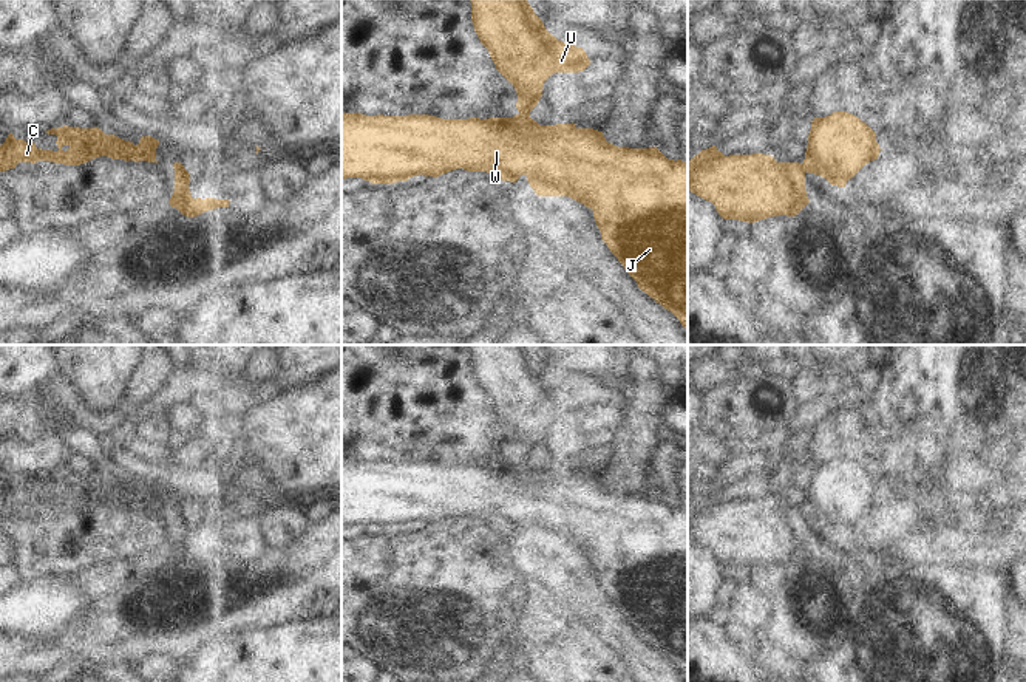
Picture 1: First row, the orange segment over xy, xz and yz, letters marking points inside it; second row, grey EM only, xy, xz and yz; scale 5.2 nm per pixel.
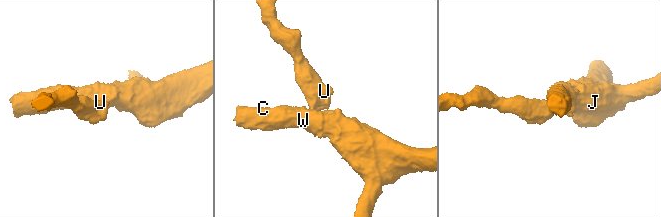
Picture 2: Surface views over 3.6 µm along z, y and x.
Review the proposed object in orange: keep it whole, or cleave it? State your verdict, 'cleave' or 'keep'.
cleave

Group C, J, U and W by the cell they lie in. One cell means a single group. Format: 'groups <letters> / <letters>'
groups C J W / U

